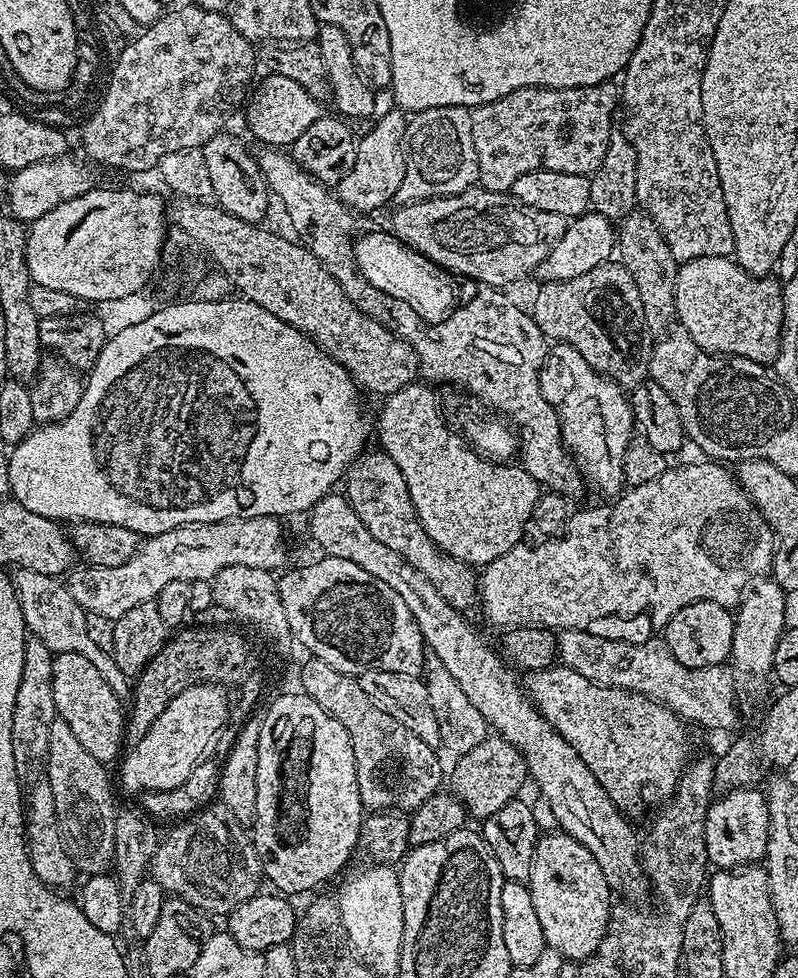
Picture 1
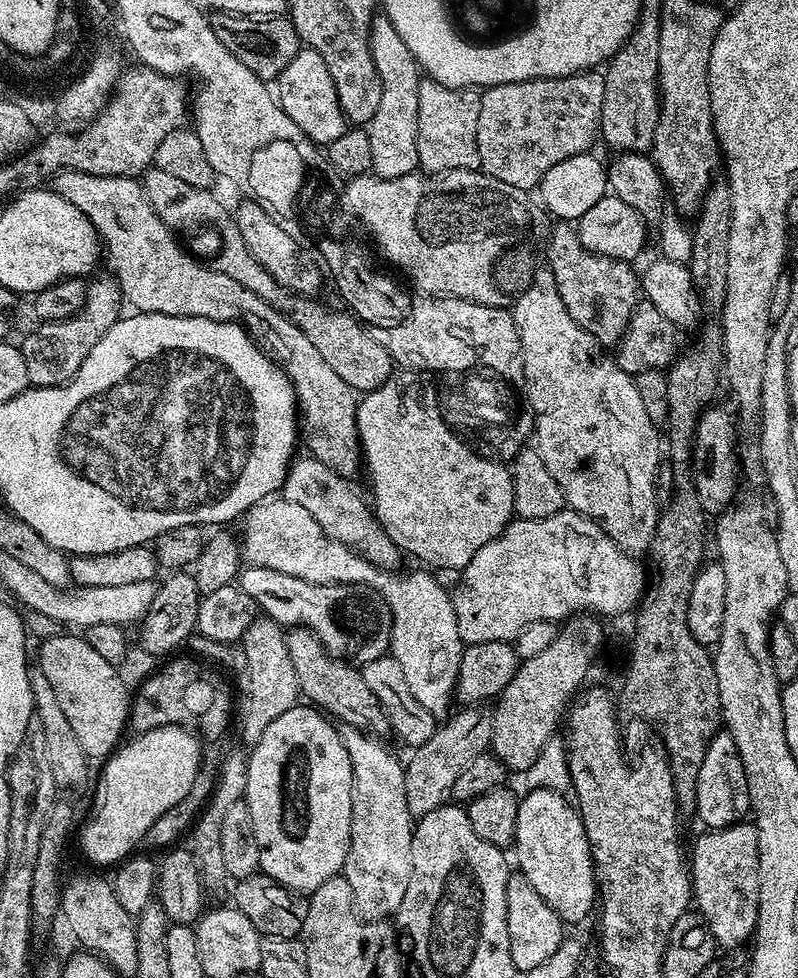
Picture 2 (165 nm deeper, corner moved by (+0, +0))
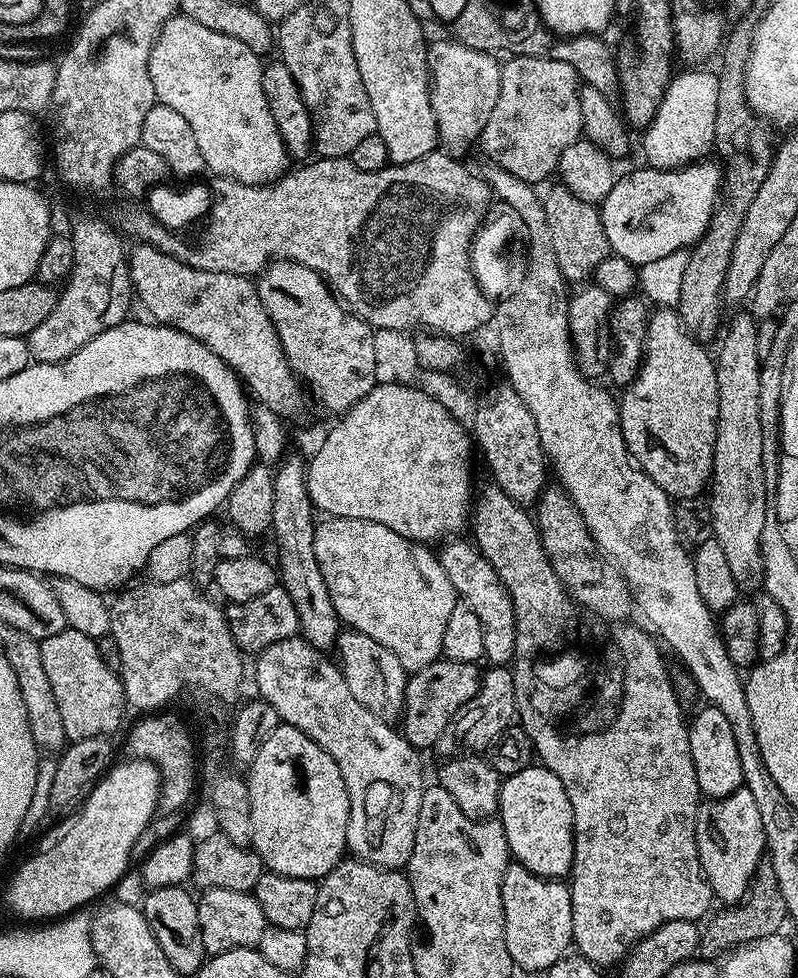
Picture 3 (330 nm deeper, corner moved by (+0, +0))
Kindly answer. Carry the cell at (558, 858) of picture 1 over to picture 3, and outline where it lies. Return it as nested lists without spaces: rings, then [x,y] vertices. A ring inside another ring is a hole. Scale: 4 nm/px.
[[[533,766],[518,770],[518,774],[503,777],[500,785],[500,825],[504,828],[506,842],[511,859],[526,870],[547,880],[558,880],[567,877],[572,871],[574,862],[574,810],[570,810],[570,798],[566,798],[566,786],[549,768]]]

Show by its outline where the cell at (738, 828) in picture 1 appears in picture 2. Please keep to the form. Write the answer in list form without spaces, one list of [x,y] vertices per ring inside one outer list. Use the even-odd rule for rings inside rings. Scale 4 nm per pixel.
[[[721,730],[712,739],[710,746],[706,746],[706,758],[702,758],[702,770],[698,770],[695,815],[700,815],[705,829],[725,828],[731,824],[741,823],[749,815],[751,806],[738,746],[734,746],[734,738],[728,731]]]

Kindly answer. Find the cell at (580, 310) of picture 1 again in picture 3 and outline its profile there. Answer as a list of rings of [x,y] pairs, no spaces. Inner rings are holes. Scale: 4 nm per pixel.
[[[559,182],[553,184],[553,188],[548,193],[546,191],[543,193],[542,199],[546,218],[550,221],[554,254],[558,254],[558,266],[565,280],[584,282],[595,273],[596,267],[612,252],[600,217],[600,209],[597,205],[578,198],[578,194],[571,192],[565,184]]]

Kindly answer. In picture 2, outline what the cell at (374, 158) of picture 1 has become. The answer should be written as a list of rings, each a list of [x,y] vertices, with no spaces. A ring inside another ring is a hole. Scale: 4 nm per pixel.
[[[380,14],[372,21],[370,30],[370,50],[374,66],[382,82],[382,102],[374,118],[366,126],[370,138],[370,162],[372,172],[386,178],[411,176],[419,169],[418,162],[418,88],[422,79],[422,69],[410,54],[406,42],[402,42],[398,30],[388,17]]]

